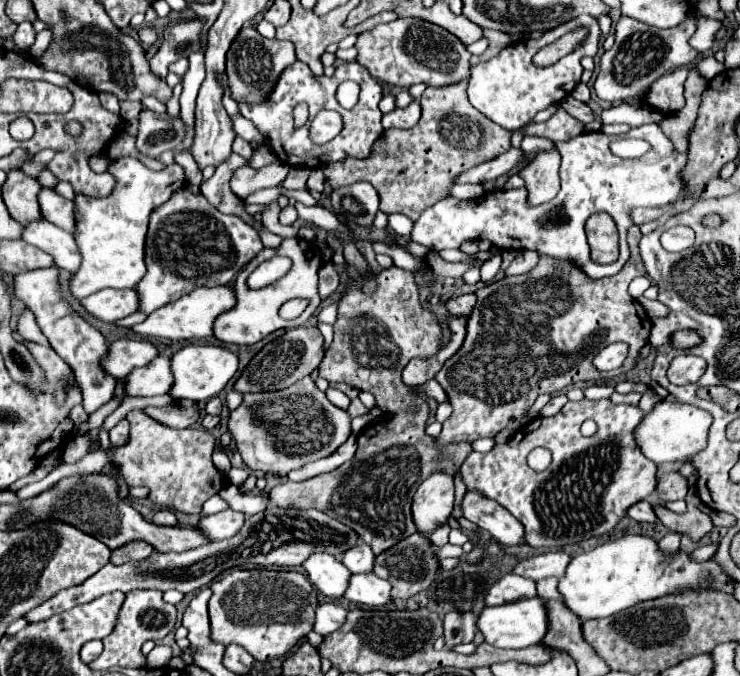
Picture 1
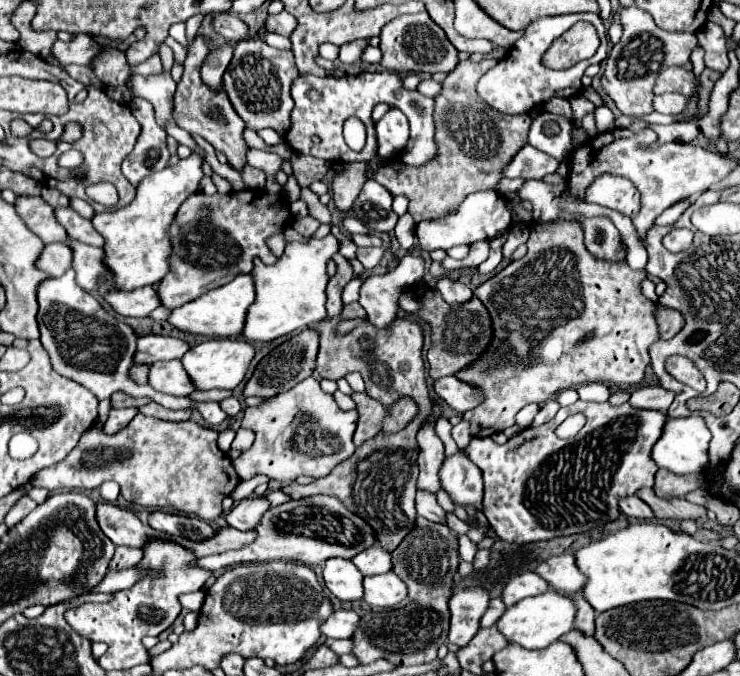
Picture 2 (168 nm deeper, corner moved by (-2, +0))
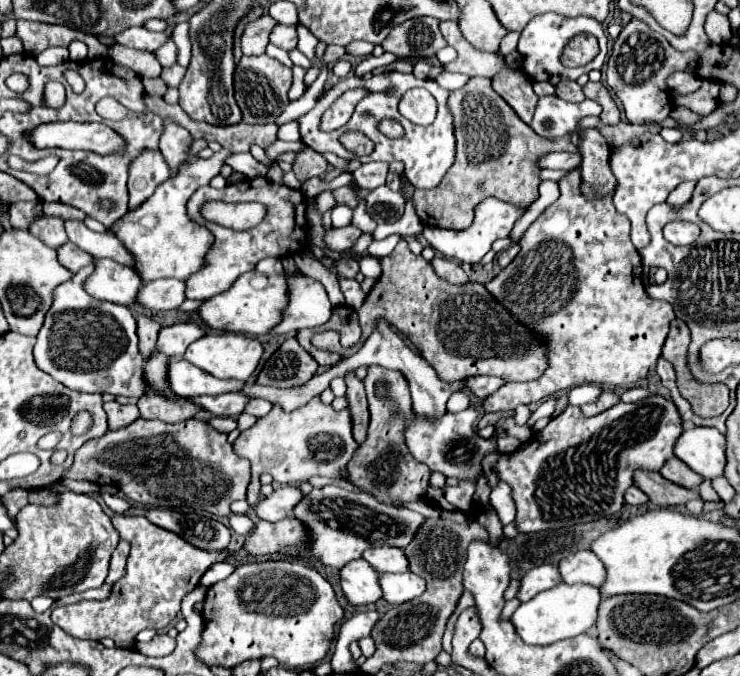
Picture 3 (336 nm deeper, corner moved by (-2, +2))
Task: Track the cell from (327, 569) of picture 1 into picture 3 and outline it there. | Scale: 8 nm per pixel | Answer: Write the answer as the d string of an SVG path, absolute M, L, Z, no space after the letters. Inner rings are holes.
M351 560L339 568L339 578L343 594L353 606L373 604L381 598L381 588L377 582L379 572L375 572L365 560Z

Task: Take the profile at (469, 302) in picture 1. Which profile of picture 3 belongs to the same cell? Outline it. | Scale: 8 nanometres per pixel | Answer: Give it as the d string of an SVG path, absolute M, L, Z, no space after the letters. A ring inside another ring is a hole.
M437 254L437 256L431 260L431 264L433 264L435 272L437 272L443 280L447 280L449 284L467 284L467 282L469 282L469 278L467 278L467 274L463 272L463 268L461 268L457 262L447 260L445 256L439 256L439 254Z

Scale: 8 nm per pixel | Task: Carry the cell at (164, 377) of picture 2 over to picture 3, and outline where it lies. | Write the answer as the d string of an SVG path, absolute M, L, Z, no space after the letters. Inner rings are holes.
M183 358L169 360L167 382L171 390L183 398L193 398L203 394L225 394L225 392L237 392L239 388L243 388L243 382L219 380L219 378L207 376L207 372L195 368L193 364L187 364L187 360Z

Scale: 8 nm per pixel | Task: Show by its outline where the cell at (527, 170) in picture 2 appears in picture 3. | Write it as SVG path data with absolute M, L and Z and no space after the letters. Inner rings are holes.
M549 152L537 160L539 168L551 168L551 170L571 170L579 164L581 164L581 156L571 152Z

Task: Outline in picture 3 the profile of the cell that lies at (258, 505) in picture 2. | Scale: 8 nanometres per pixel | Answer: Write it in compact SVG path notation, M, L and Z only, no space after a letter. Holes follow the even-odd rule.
M281 486L273 494L261 498L253 506L253 514L259 520L277 522L277 520L283 520L299 500L301 500L301 492L297 488L293 488L293 486Z

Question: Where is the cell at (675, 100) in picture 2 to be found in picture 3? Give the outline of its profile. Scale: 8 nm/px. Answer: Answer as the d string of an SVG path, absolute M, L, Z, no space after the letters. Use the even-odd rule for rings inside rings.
M705 80L703 86L697 92L687 94L687 96L671 94L671 98L673 98L673 104L687 106L687 108L691 108L697 114L707 116L707 114L711 114L717 108L717 94L719 94L719 82Z

